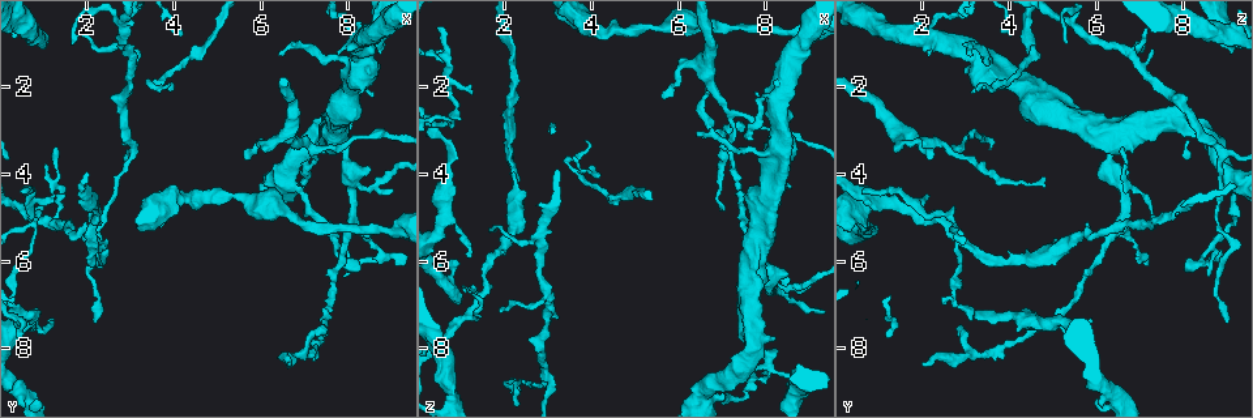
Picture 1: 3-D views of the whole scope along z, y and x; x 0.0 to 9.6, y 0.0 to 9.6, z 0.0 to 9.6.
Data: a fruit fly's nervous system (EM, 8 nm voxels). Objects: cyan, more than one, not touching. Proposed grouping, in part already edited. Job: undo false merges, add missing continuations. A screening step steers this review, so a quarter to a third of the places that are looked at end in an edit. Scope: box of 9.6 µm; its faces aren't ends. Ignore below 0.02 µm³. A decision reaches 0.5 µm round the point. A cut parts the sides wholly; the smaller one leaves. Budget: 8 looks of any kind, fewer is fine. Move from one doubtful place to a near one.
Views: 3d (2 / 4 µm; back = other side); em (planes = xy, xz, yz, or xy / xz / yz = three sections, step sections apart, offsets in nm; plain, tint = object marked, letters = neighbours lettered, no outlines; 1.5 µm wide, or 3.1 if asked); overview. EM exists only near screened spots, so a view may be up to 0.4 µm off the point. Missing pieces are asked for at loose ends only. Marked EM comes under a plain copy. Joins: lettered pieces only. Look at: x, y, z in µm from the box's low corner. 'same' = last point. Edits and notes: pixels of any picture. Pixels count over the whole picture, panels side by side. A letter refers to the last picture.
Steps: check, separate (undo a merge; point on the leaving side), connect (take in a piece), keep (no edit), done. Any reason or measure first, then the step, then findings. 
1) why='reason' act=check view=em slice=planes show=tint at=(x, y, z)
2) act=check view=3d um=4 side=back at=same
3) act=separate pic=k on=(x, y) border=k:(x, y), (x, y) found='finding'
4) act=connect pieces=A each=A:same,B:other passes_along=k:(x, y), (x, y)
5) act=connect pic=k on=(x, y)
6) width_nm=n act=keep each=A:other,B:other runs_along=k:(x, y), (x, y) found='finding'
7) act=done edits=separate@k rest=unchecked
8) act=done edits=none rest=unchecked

why='thin end' act=check view=3d um=2 side=back at=(1.20, 7.30, 5.95)

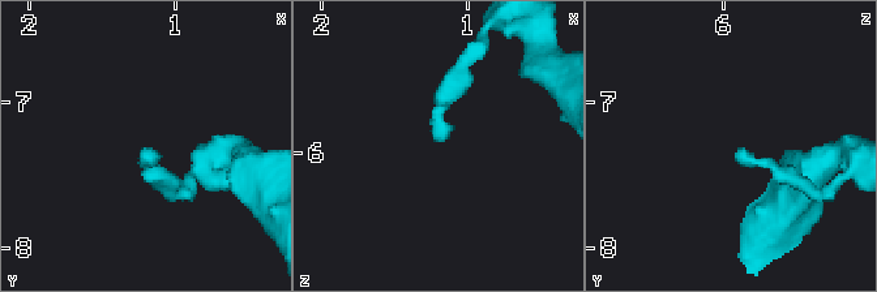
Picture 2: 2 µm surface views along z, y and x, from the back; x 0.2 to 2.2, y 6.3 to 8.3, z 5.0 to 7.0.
why='shape alone is not enough' act=check view=em slice=xy step=8 show=letters at=(1.20, 7.38, 5.94)

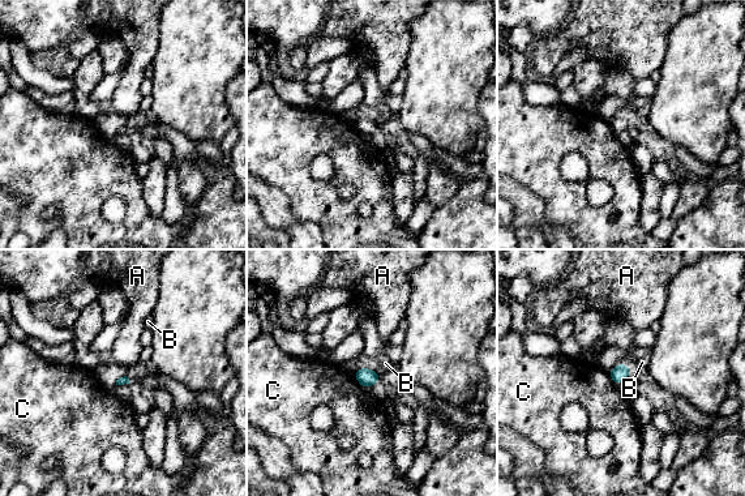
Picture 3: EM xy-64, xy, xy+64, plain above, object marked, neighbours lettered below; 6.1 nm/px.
why='another direction' act=check view=em slice=xz step=4 show=letters at=same

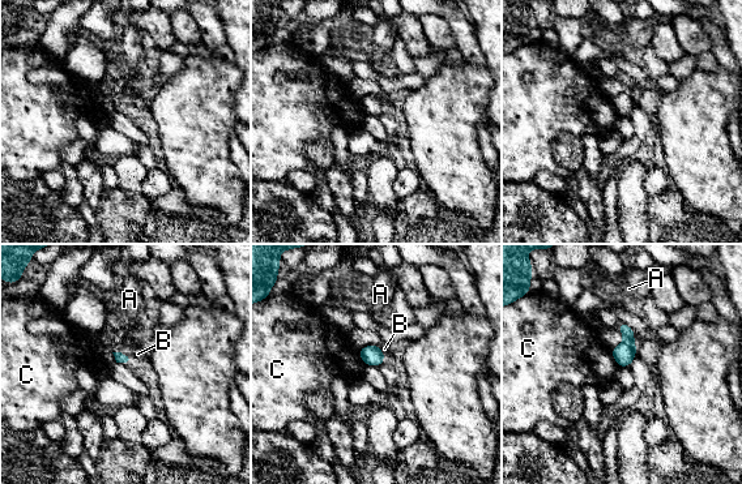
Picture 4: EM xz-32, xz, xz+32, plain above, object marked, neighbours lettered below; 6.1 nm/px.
longest_contact=C:120nm act=keep each=A:other,B:other,C:other found='no lettered piece goes on from it'

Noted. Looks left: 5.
why='free end' act=check view=em slice=planes show=letters at=(2.25, 7.45, 9.00)

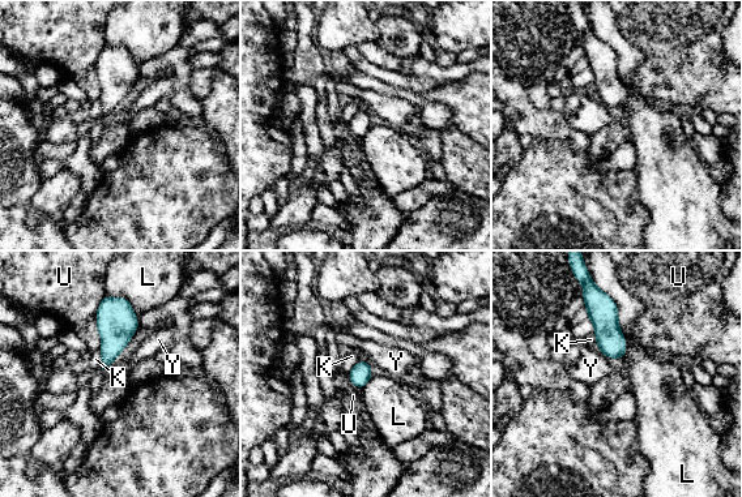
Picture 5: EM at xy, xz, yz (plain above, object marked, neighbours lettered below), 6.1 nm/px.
width_nm=90 act=keep each=K:other,L:other,U:other,Y:other border=5:(597, 347), (608, 359) found='no lettered piece goes on from it'

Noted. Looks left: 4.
why='a narrow waist' act=check view=3d um=4 at=(5.25, 4.50, 0.60)

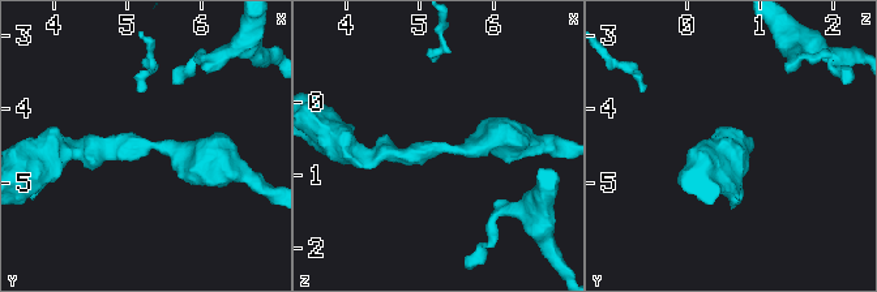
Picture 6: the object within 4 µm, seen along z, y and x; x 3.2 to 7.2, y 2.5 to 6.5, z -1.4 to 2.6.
arm_widths_nm=220,380 act=check view=em slice=planes show=letters at=(5.25, 4.45, 0.60)

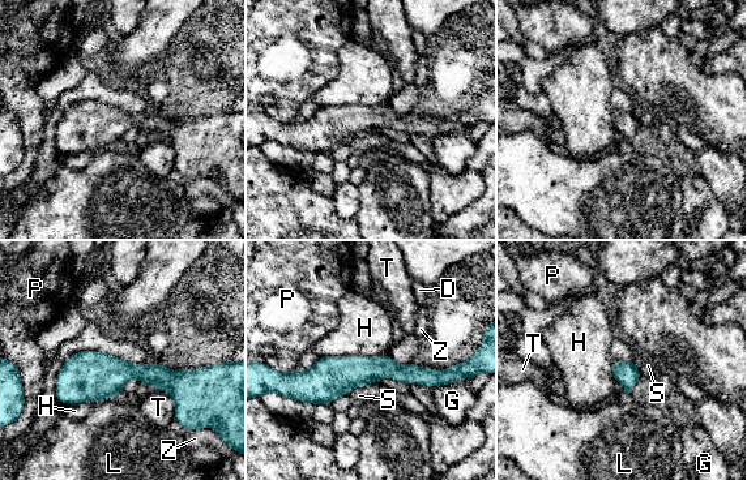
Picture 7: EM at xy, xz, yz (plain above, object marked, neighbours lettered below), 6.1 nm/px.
width_nm=150 act=keep each=D:other,G:other,H:other,L:other,P:other,S:other,T:other,Z:other border=7:(385, 354), (321, 358) found='continuous, no second neuron'

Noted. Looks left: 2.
act=done edits=none rest=unchecked

